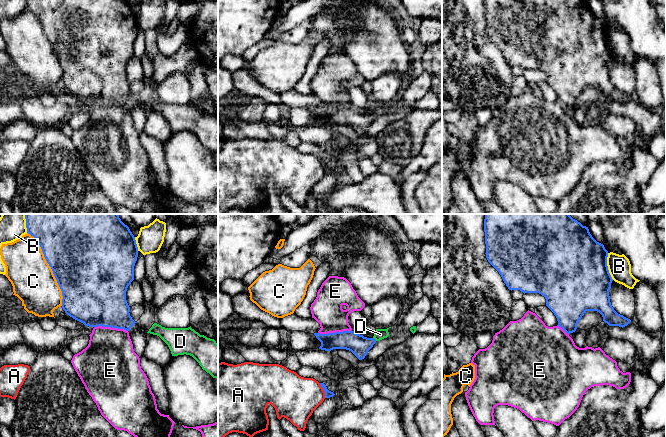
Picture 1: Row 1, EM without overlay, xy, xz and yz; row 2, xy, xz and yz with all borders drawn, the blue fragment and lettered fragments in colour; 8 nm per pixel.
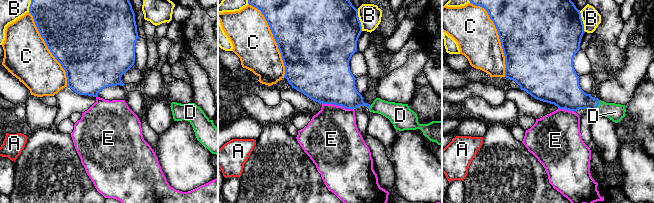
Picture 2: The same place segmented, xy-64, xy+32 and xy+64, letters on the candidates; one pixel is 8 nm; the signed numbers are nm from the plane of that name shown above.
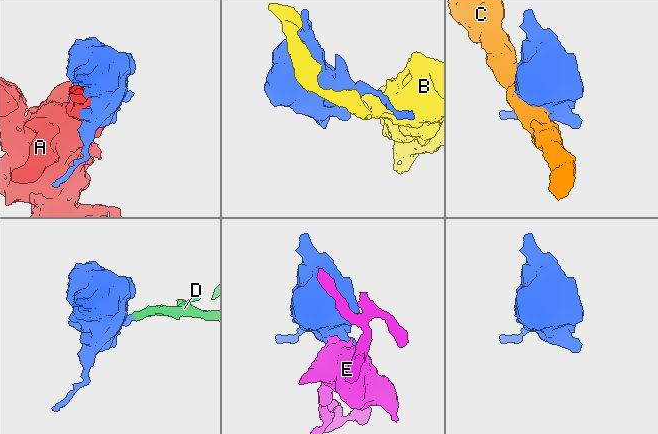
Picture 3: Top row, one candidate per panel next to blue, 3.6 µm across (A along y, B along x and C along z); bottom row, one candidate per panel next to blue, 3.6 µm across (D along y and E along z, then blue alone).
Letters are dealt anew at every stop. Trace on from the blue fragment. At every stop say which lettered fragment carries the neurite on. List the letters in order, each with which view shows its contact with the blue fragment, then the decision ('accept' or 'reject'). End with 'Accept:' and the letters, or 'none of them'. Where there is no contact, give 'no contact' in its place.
A: contact in xz; reject
B: contact in yz; reject
C: contact in xy; reject
D: contact in xz; accept
E: contact in xy; reject
Accept: D

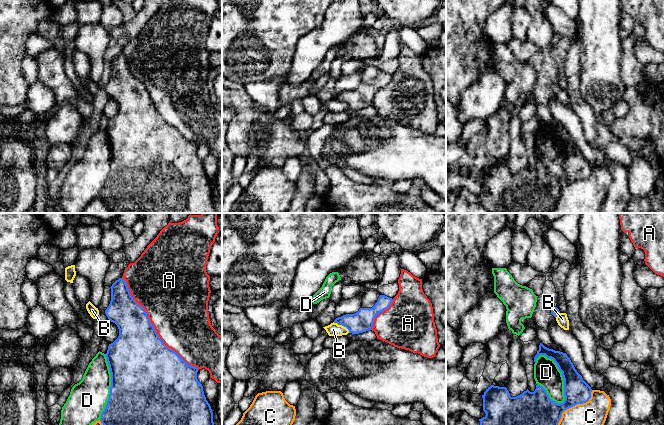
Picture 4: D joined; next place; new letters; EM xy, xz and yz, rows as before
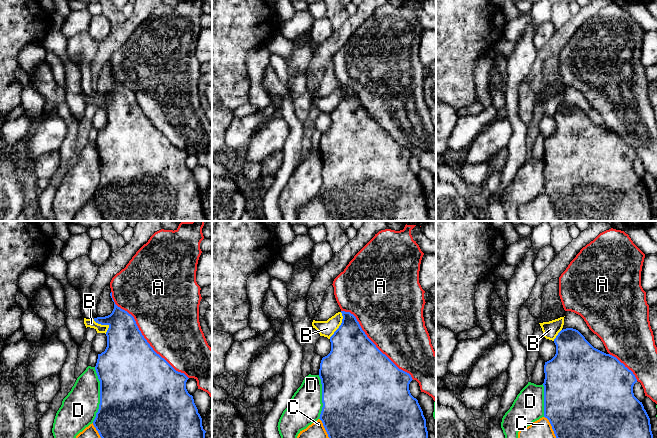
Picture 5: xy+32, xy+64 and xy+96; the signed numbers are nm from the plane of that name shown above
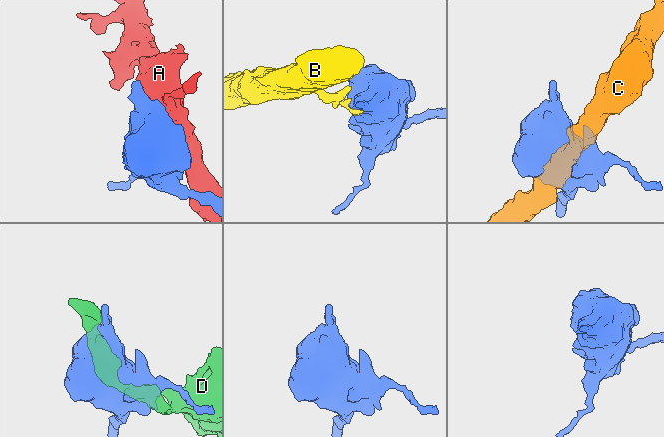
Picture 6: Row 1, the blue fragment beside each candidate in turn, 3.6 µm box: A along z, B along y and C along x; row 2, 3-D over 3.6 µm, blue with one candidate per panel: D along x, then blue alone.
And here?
A: contact in xy; reject
B: contact in xz; reject
C: contact in yz; reject
D: contact in yz; reject
Accept: none of them

